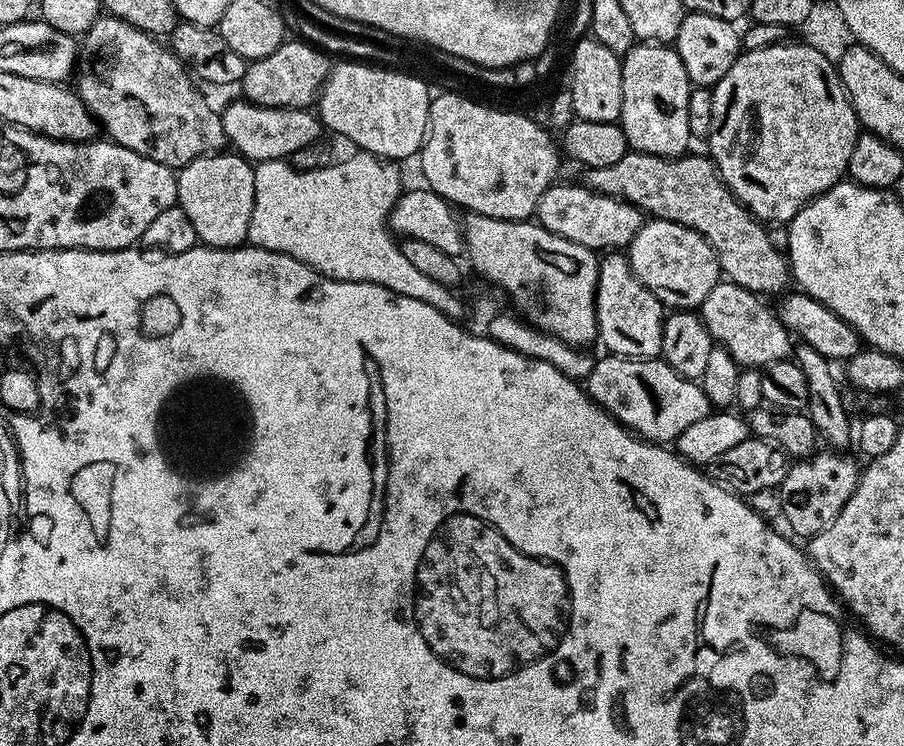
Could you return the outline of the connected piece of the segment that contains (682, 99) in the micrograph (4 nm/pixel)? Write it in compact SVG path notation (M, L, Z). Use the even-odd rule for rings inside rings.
M651 42L637 43L622 57L620 69L622 110L618 123L626 134L629 149L673 158L685 155L689 151L688 144L693 143L686 106L690 106L694 85L675 47Z

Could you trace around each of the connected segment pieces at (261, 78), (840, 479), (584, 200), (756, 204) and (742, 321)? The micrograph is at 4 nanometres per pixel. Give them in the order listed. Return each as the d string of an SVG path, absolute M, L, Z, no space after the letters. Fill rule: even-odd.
M288 38L278 46L278 50L274 50L274 54L251 61L238 88L244 91L241 92L243 99L258 106L311 109L328 77L328 60L329 57L319 48L299 38Z
M817 450L807 458L797 459L795 463L793 463L791 467L789 467L784 481L780 483L779 490L782 494L782 510L784 512L782 517L783 523L788 523L789 526L792 527L798 535L804 536L803 538L811 538L817 536L819 532L821 532L822 530L826 530L826 526L830 526L830 522L834 522L834 518L838 518L838 514L842 514L842 506L846 506L846 502L850 498L850 494L854 494L854 490L858 486L858 482L860 481L860 473L862 471L861 465L856 465L856 460L854 457L844 455L848 454L841 454L839 451L836 450Z
M553 183L551 188L542 194L536 207L535 219L540 227L593 250L624 250L646 223L645 213L635 208L630 202L618 200L614 196L598 194L585 188L583 183ZM604 248L604 249L600 249Z
M781 42L768 45L762 49L750 49L741 51L737 56L734 66L726 70L726 74L712 88L714 98L714 118L710 122L710 134L706 141L707 155L720 171L724 184L733 192L740 203L761 222L787 222L795 220L798 210L802 210L816 196L821 196L826 190L830 190L837 182L845 179L850 162L850 153L854 151L854 142L861 135L862 129L856 118L856 111L850 102L844 83L840 80L840 74L835 63L827 60L814 47L803 43L788 44Z
M721 282L706 294L700 303L698 315L704 320L706 330L719 347L730 350L741 369L763 370L775 360L787 360L793 355L794 340L786 325L771 307L763 304L757 293L731 282Z

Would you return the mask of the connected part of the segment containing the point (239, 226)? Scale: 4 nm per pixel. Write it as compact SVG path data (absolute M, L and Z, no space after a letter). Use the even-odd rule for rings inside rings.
M232 150L194 158L179 169L176 204L186 210L196 231L196 239L209 248L239 248L248 239L250 214L254 214L255 167Z

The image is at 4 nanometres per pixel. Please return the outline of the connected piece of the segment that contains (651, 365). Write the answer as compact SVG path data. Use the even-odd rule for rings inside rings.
M601 355L588 375L586 391L596 405L607 410L632 435L651 444L671 445L682 430L713 411L699 383L679 376L660 358L633 360L630 356Z

